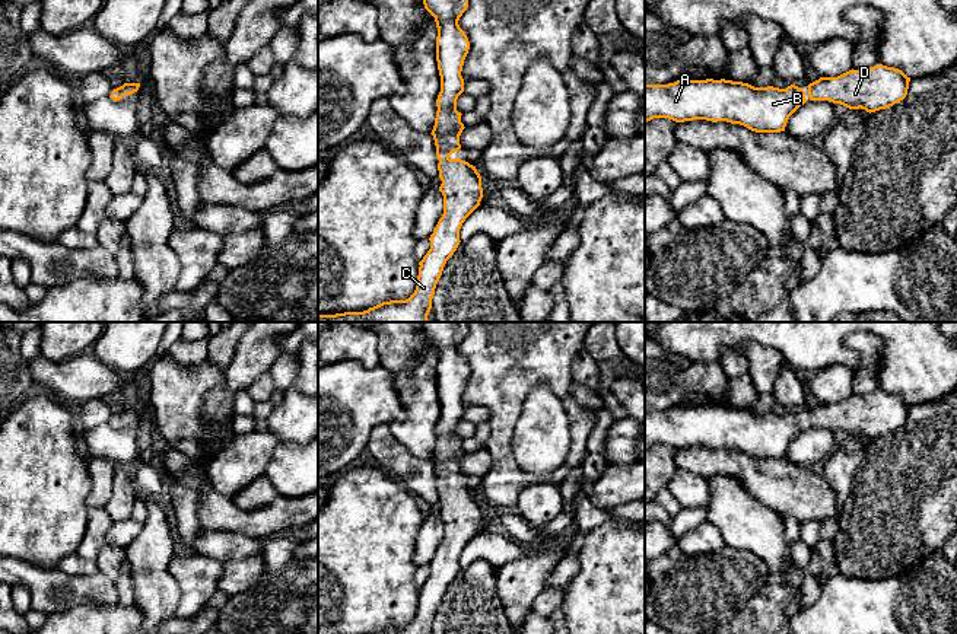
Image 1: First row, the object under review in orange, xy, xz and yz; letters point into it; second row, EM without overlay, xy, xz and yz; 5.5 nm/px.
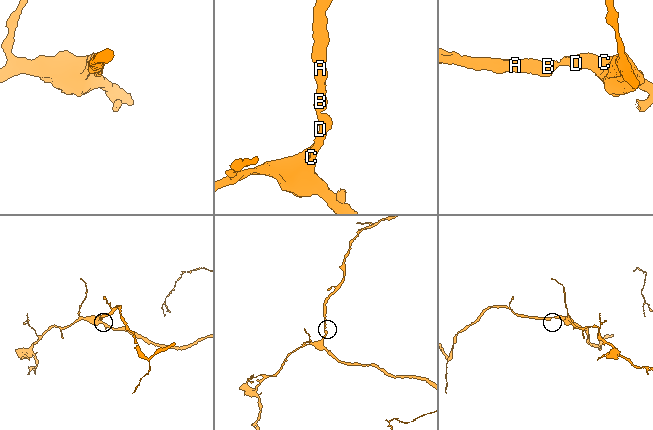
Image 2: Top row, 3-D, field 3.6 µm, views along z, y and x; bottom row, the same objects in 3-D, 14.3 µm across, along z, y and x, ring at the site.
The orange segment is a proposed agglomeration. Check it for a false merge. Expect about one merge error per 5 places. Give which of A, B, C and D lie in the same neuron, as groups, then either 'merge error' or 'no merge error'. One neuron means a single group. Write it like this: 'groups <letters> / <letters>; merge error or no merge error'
groups A B C D; no merge error

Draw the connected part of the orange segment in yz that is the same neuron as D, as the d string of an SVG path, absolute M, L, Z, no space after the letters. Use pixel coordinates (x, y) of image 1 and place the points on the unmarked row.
M877 391L864 396L849 396L837 404L820 404L810 410L805 420L801 414L791 411L786 415L773 412L754 414L748 410L732 407L677 407L668 411L645 410L645 449L654 445L668 445L675 449L706 446L712 449L727 447L740 450L756 459L785 458L789 443L810 427L829 427L849 436L865 436L875 439L893 433L907 421L910 404L902 396Z

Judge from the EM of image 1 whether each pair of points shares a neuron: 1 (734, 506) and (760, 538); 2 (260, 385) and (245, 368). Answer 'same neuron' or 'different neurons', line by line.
1: same neuron
2: different neurons

